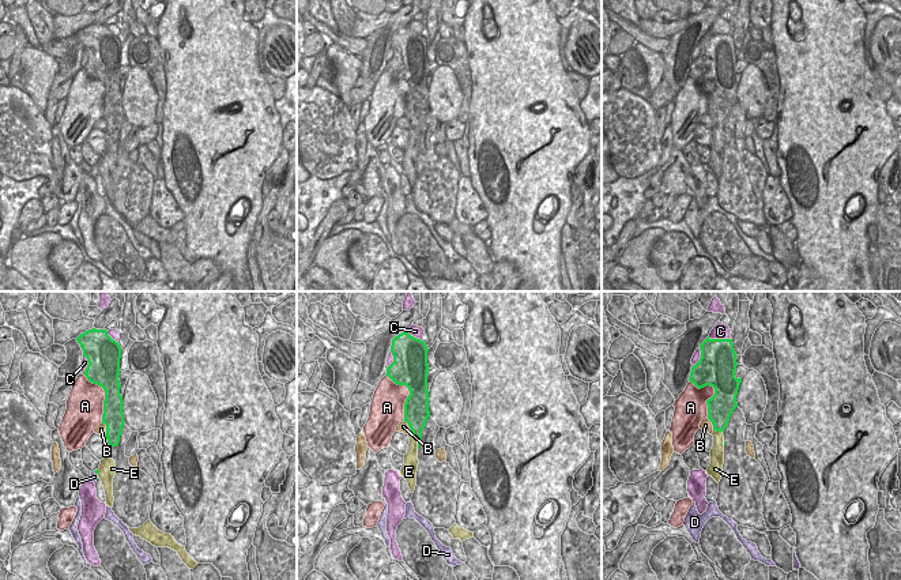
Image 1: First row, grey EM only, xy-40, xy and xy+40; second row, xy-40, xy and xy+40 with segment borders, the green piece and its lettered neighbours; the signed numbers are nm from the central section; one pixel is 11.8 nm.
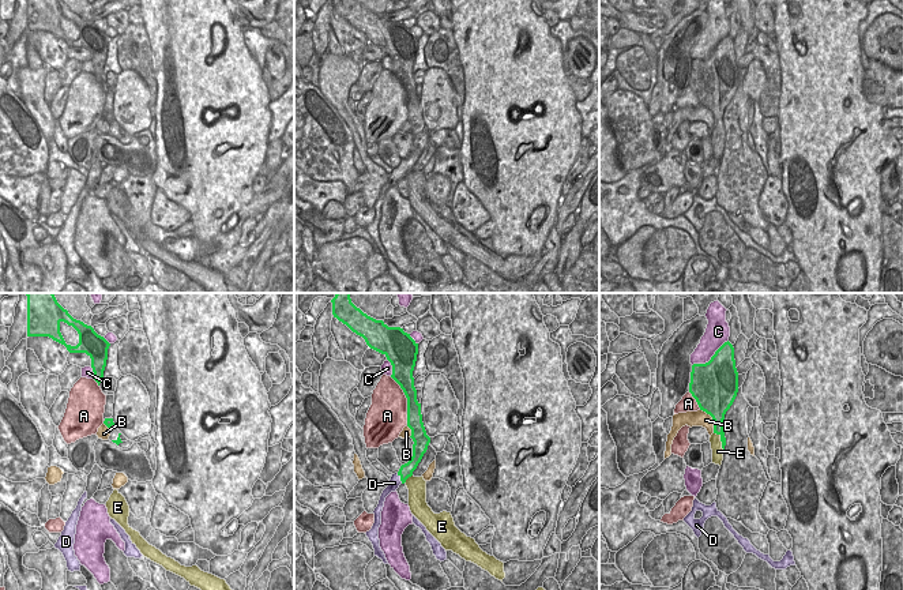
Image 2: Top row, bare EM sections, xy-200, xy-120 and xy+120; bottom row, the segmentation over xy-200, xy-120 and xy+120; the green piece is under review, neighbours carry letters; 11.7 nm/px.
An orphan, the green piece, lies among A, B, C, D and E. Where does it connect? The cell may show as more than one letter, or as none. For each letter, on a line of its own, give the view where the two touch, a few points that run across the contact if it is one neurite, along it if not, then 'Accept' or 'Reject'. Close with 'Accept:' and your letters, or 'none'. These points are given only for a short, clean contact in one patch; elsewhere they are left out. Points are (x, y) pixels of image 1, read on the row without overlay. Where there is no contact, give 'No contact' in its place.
A: Touches green in xy-40. Reject
B: Touches green in xy-40. Reject
C: Touches green in xy+40. Reject
D: Touches green in xy-40. Line: xy-40 (93, 166), (97, 169). Reject
E: Touches green in xy. Accept
Accept: E.

